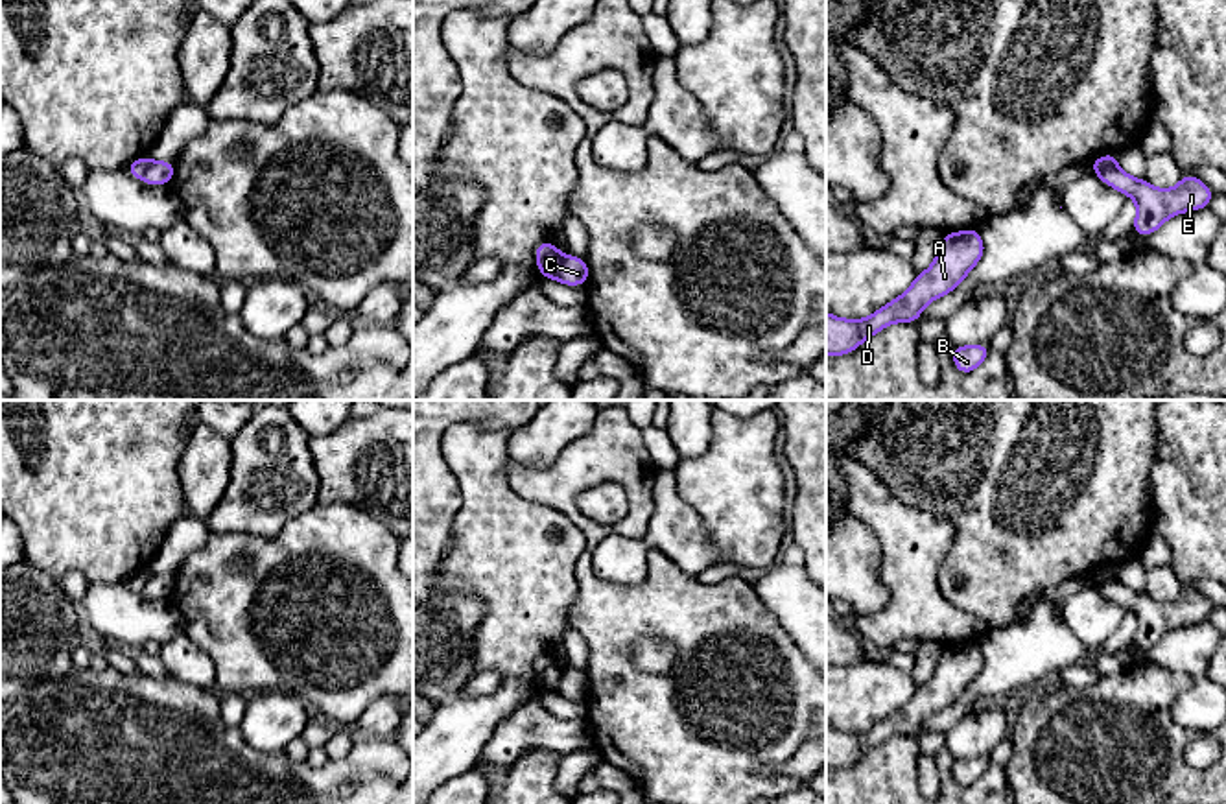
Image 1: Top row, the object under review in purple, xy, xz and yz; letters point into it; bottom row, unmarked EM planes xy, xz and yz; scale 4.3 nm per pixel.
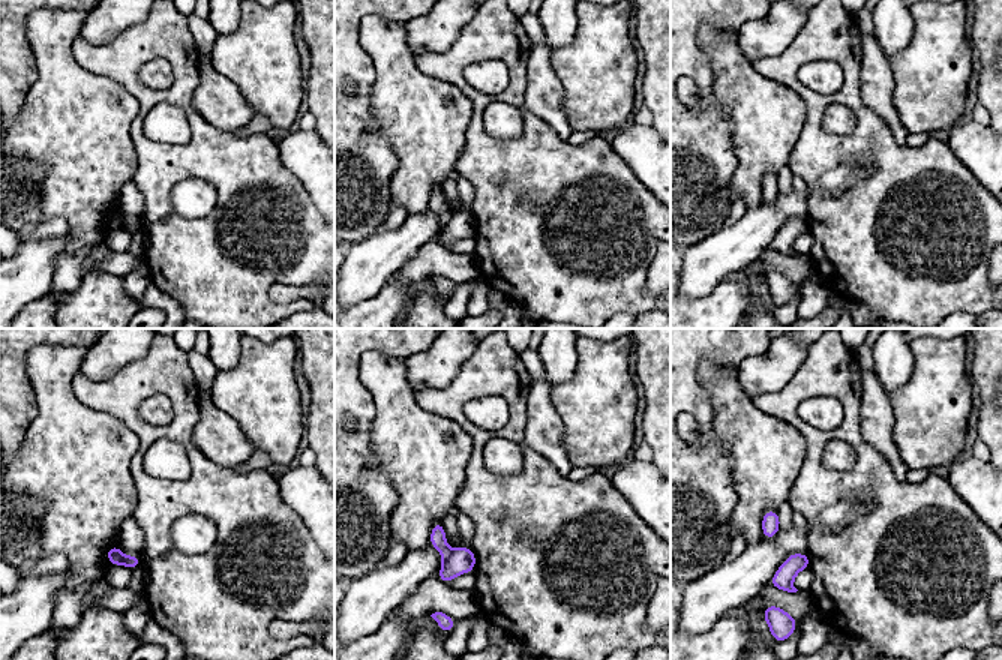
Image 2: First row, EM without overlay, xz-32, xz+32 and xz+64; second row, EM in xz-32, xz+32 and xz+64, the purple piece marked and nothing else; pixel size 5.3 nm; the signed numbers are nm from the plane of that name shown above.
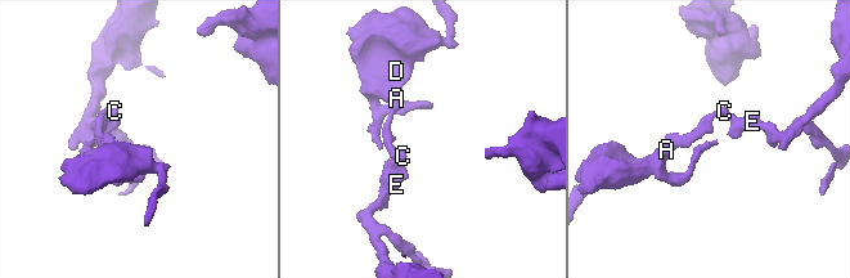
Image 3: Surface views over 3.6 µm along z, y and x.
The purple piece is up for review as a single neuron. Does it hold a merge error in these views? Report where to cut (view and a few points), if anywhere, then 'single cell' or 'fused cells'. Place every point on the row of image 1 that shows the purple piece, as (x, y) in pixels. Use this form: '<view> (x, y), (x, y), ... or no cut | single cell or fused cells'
xz (563, 255), (552, 277) | fused cells

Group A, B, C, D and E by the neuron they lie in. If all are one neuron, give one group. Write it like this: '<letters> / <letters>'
A B D / C E

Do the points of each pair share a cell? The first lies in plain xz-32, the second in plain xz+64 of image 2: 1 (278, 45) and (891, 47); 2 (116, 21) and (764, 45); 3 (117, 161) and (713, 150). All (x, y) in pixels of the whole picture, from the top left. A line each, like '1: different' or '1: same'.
1: different
2: same
3: different

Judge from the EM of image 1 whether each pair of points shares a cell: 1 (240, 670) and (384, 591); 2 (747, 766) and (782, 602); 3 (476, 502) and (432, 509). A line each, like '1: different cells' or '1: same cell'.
1: same cell
2: different cells
3: different cells

